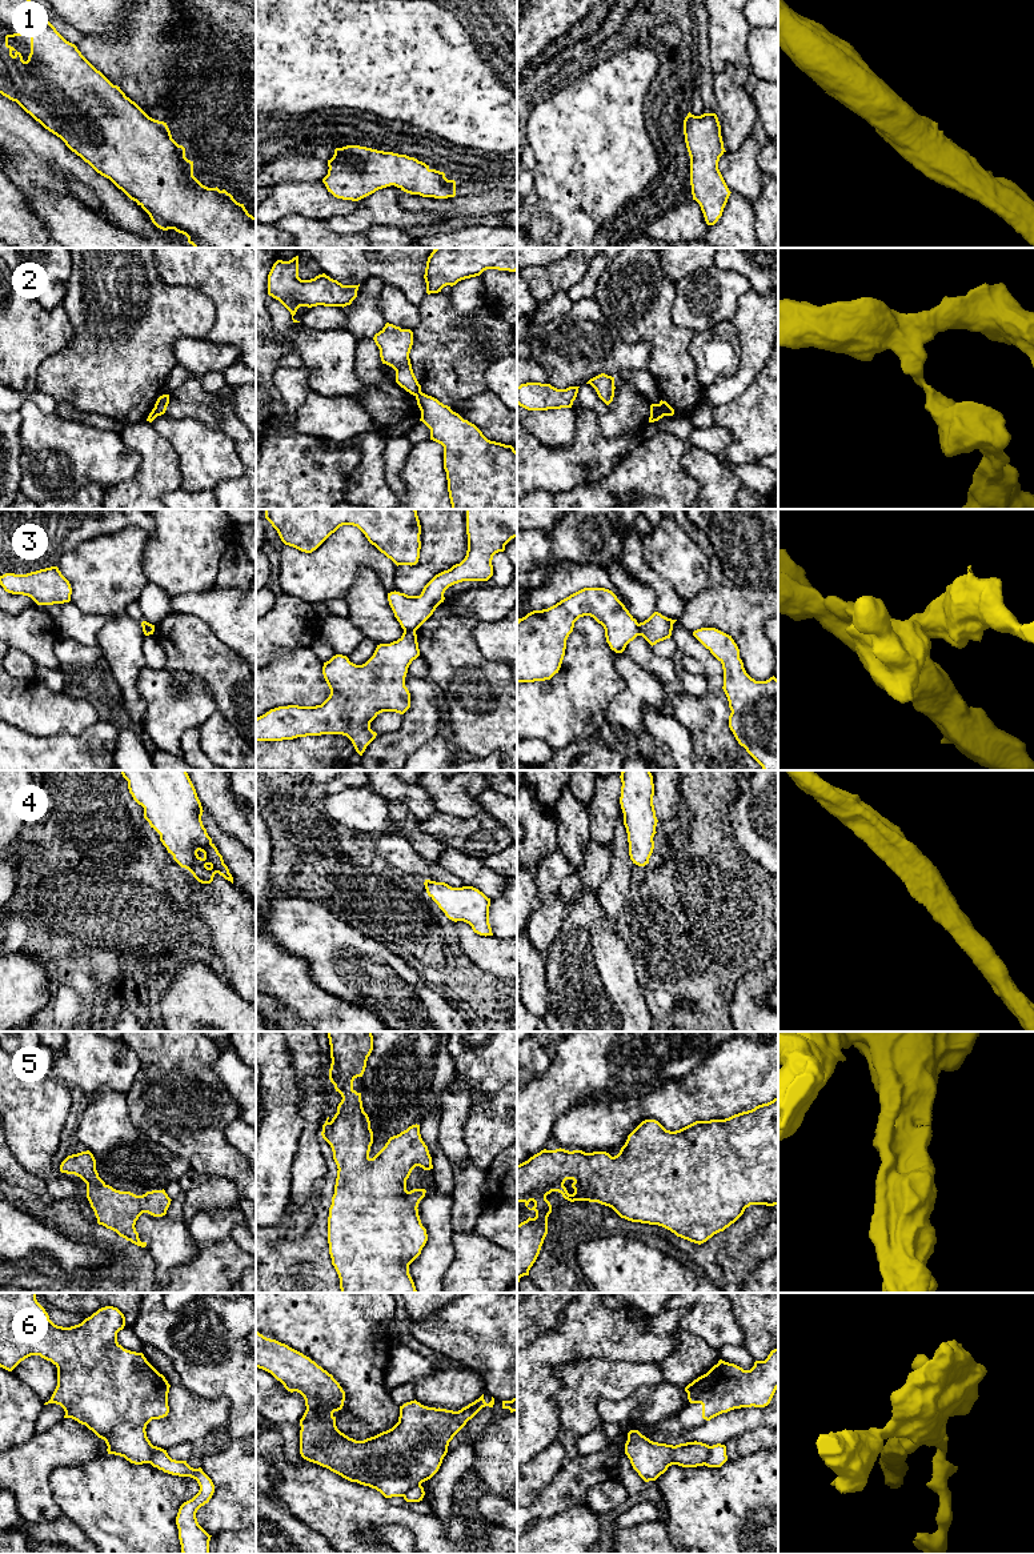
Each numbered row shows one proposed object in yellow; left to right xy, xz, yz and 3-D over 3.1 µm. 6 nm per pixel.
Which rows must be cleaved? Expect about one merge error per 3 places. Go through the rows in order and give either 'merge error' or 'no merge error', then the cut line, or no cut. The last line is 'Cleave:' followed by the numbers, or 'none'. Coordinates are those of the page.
1: no merge error; cut none
2: merge error; cut yz (658, 404), (664, 415)
3: merge error; cut xz (404, 631), (415, 632)
4: no merge error; cut none
5: no merge error; cut none
6: merge error; cut xz (420, 1484), (411, 1488), (403, 1496)
Cleave: 2, 3, 6

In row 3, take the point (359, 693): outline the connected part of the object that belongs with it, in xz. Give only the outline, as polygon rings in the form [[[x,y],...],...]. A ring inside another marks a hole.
[[[404,632],[390,644],[377,645],[373,656],[362,665],[356,665],[346,656],[336,654],[324,662],[322,674],[330,689],[329,697],[316,706],[288,705],[270,709],[256,718],[256,741],[282,741],[306,736],[342,734],[346,736],[356,752],[362,756],[366,746],[376,738],[377,733],[370,729],[370,722],[382,712],[404,714],[410,708],[410,693],[405,686],[408,668],[420,656],[416,632]]]

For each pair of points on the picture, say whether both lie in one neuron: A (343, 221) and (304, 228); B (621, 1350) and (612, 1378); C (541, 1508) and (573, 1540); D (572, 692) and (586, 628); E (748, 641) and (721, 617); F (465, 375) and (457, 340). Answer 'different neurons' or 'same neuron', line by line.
A: different neurons
B: different neurons
C: different neurons
D: same neuron
E: same neuron
F: same neuron

